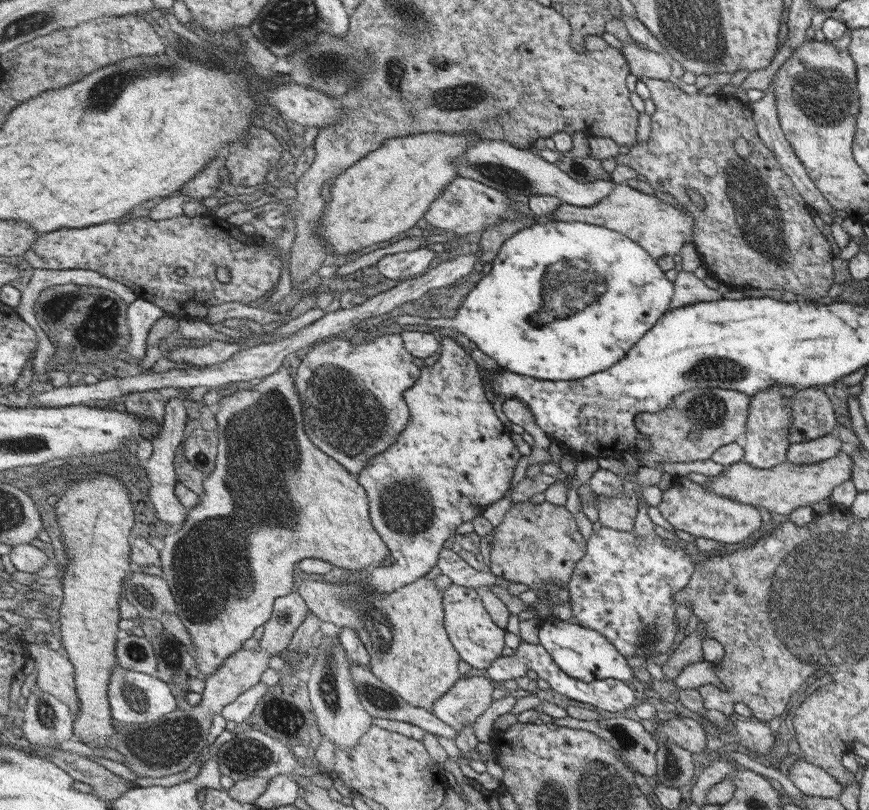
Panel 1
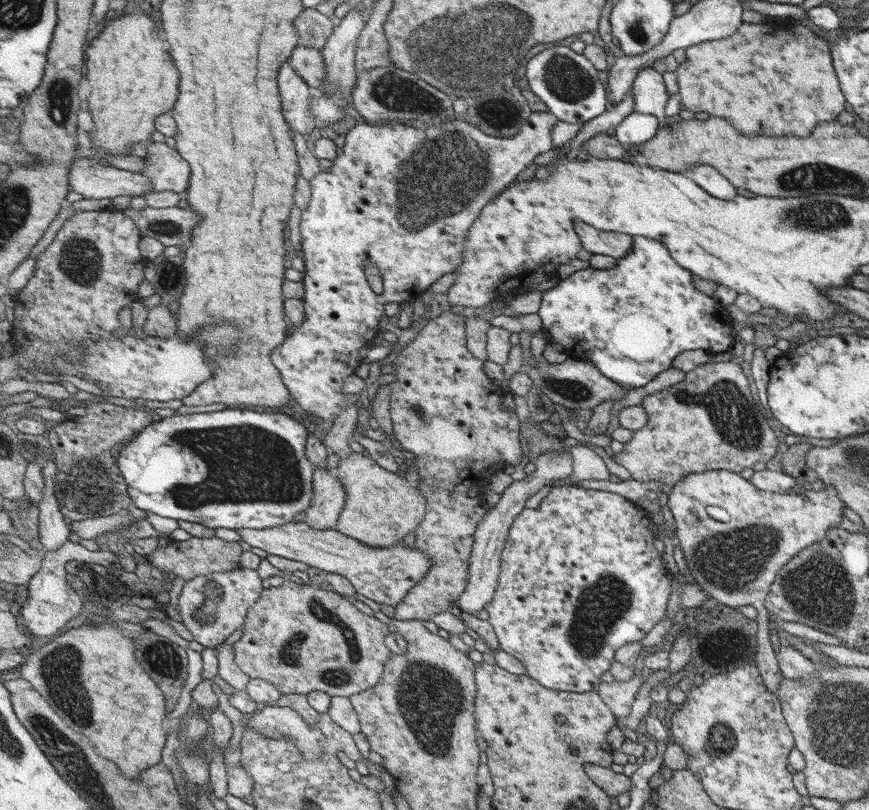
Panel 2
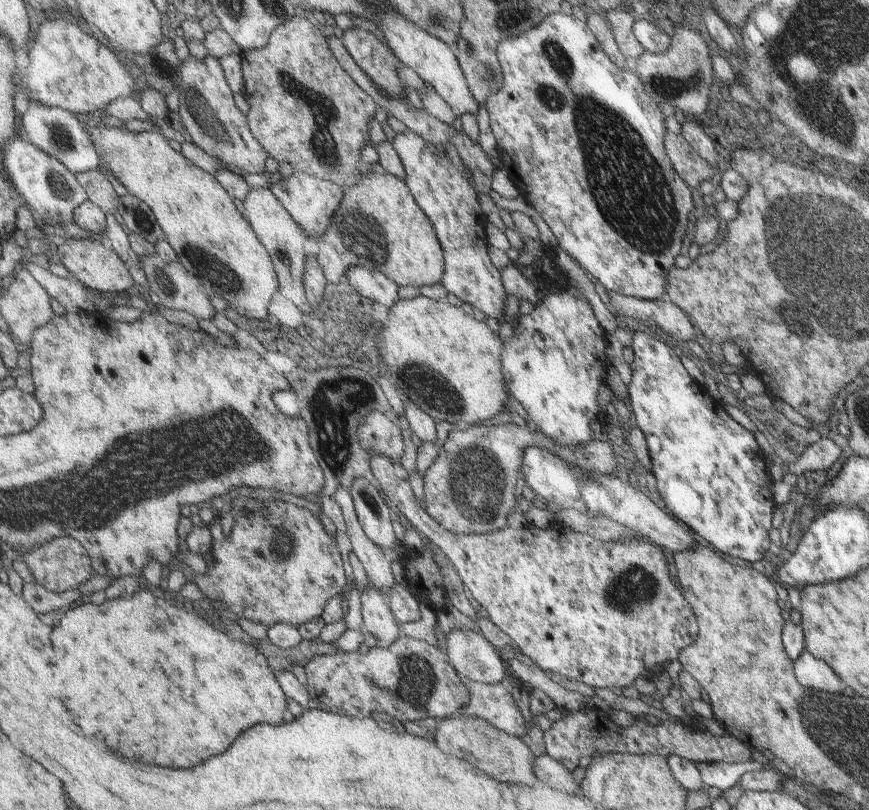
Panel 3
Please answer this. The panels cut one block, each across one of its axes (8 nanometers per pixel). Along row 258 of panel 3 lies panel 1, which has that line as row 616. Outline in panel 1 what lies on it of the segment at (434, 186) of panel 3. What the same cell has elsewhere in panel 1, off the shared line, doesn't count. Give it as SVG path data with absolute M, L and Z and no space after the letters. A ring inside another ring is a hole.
M451 584L445 591L443 591L442 608L445 610L445 624L446 632L451 644L454 646L455 652L459 652L459 658L463 662L471 665L473 668L487 668L491 666L493 660L499 659L499 654L503 650L503 630L497 628L491 618L487 616L481 600L477 598L475 590L472 588L465 588L464 586L457 586Z

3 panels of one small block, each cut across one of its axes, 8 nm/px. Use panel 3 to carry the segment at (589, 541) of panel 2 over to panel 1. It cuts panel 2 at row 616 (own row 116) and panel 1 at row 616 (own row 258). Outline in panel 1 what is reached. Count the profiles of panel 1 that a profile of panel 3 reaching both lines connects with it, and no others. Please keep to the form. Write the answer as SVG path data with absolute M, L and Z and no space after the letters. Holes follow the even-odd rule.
M638 503L638 509L631 531L621 532L613 530L612 528L601 527L599 531L595 533L592 532L590 534L590 537L586 539L586 544L586 554L579 560L578 563L576 563L575 570L572 571L570 580L566 583L568 588L567 598L570 600L569 603L573 611L571 617L575 618L577 625L581 625L583 628L594 629L595 632L605 637L606 640L622 654L622 656L640 657L645 659L647 656L651 656L651 654L665 653L665 650L671 646L671 640L673 640L673 636L675 636L675 632L677 632L677 620L675 620L676 606L674 604L673 596L686 586L688 583L687 578L689 578L689 576L691 576L691 572L693 572L693 564L691 564L689 556L681 550L681 547L677 546L677 541L675 541L671 546L665 546L665 544L663 544L663 540L661 540L661 538L653 532L653 524L649 522L647 512L645 512L645 507L643 507L641 503Z

